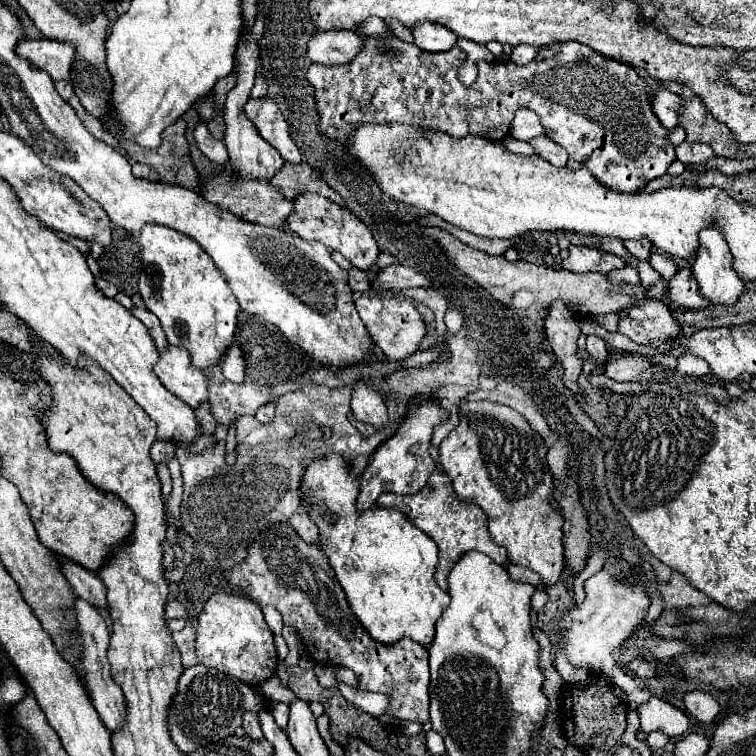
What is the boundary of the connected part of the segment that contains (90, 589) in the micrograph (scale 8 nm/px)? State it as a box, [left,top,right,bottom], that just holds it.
[62,560,108,608]

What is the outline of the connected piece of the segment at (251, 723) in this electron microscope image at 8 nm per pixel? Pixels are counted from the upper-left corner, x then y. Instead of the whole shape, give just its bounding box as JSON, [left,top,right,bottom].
[242,712,262,740]

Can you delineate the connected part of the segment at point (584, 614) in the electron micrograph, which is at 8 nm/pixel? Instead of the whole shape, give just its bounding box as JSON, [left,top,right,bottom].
[554,560,652,710]

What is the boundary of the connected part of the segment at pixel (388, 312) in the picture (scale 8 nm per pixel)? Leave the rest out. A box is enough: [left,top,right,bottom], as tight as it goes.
[356,296,426,362]

